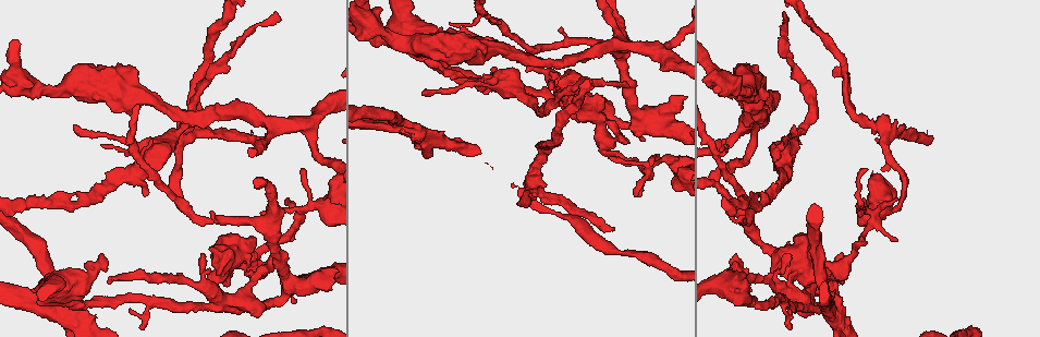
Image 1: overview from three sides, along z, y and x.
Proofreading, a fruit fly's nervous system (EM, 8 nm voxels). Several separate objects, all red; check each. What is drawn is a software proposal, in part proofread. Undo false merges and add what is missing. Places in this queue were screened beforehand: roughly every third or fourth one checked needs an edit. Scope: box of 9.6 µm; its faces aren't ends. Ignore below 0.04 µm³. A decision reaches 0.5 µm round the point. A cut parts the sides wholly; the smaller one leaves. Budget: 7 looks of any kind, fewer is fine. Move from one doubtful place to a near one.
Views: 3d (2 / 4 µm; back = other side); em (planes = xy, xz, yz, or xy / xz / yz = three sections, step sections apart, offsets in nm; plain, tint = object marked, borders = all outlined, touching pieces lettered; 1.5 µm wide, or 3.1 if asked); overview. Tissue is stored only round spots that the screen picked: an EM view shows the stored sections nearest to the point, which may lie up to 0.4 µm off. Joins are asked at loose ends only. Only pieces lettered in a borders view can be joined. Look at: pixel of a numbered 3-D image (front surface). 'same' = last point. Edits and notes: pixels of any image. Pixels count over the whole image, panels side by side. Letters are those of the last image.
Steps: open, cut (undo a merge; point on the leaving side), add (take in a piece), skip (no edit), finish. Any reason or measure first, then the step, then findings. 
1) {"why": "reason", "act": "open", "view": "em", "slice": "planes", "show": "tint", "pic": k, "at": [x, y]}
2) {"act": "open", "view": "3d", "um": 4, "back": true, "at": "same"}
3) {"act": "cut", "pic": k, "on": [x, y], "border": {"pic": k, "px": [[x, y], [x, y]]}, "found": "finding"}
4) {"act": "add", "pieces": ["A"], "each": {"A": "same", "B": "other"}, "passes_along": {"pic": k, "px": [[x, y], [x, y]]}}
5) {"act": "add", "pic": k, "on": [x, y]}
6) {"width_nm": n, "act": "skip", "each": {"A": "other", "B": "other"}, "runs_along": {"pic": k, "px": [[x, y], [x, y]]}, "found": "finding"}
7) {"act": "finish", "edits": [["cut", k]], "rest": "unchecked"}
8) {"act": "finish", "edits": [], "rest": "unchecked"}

{"why": "stops while still wide", "act": "open", "view": "3d", "um": 4, "pic": 1, "at": [487, 49]}

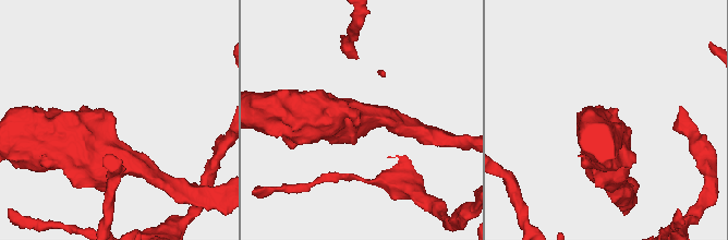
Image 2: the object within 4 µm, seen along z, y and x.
{"act": "open", "view": "em", "slice": "xy", "step": 4, "show": "borders", "pic": 2, "at": [112, 119]}

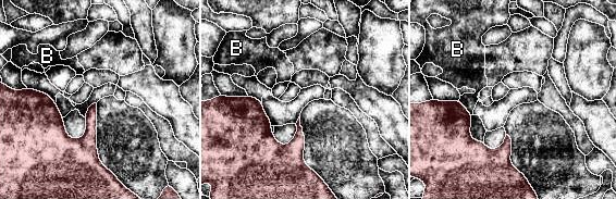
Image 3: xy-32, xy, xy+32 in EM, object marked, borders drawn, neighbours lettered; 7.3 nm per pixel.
{"act": "open", "view": "em", "slice": "planes", "show": "borders", "at": "same"}

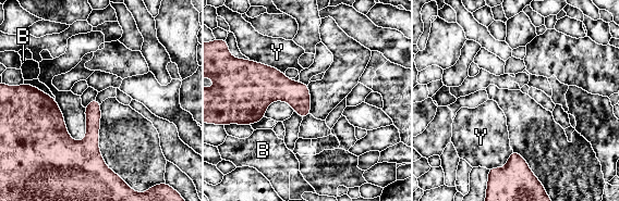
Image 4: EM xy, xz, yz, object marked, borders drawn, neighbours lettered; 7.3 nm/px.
{"act": "skip", "each": {"B": "other", "Y": "other"}, "runs_along": {"pic": 4, "px": [[28, 100], [76, 153], [102, 165]]}, "found": "no lettered piece goes on from it"}

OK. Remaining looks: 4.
{"why": "thick end", "act": "open", "view": "em", "slice": "yz", "step": 8, "show": "borders", "pic": 1, "at": [491, 68]}

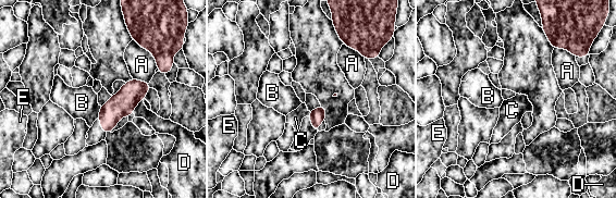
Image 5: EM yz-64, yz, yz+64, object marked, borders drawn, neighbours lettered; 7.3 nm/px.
{"act": "skip", "each": {"A": "other", "B": "other", "C": "other", "D": "other", "E": "other"}, "found": "no lettered piece goes on from it"}

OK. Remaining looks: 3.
{"why": "thin end", "act": "open", "view": "3d", "um": 4, "pic": 1, "at": [497, 22]}

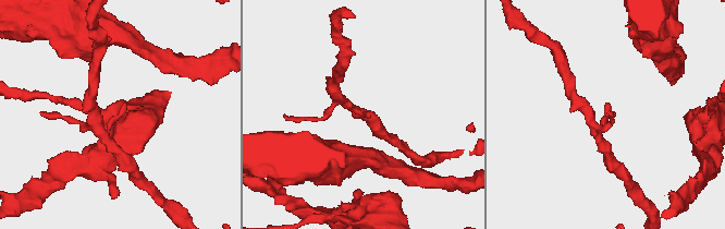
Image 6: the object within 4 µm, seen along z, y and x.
{"act": "open", "view": "em", "slice": "planes", "show": "borders", "pic": 6, "at": [607, 103]}

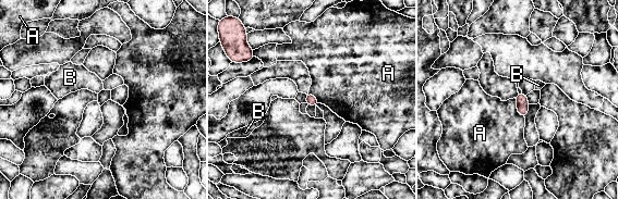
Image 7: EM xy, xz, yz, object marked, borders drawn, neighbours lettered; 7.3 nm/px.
{"width_nm": 90, "longest_contact_nm": ["A", 190], "act": "skip", "each": {"A": "other", "B": "other"}, "found": "no lettered piece goes on from it"}

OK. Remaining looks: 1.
{"act": "finish", "edits": [], "rest": "unchecked"}

